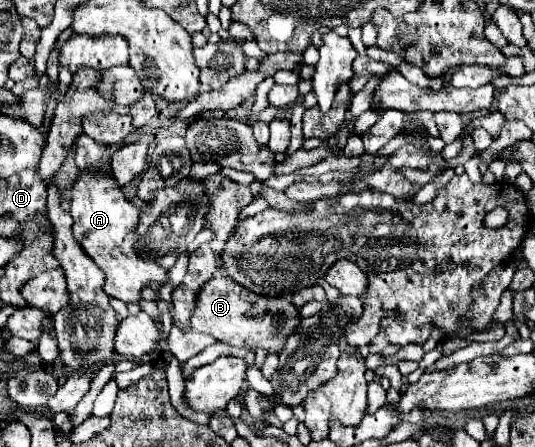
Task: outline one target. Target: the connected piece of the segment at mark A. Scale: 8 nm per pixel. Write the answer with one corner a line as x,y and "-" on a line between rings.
90,166
78,172
72,184
70,196
70,216
74,218
74,238
84,248
84,252
106,272
104,292
108,296
120,298
122,302
138,304
140,290
150,286
150,280
164,284
168,274
156,262
148,264
138,256
138,236
134,234
138,222
138,208
132,206
120,186
116,184
110,168
106,166

